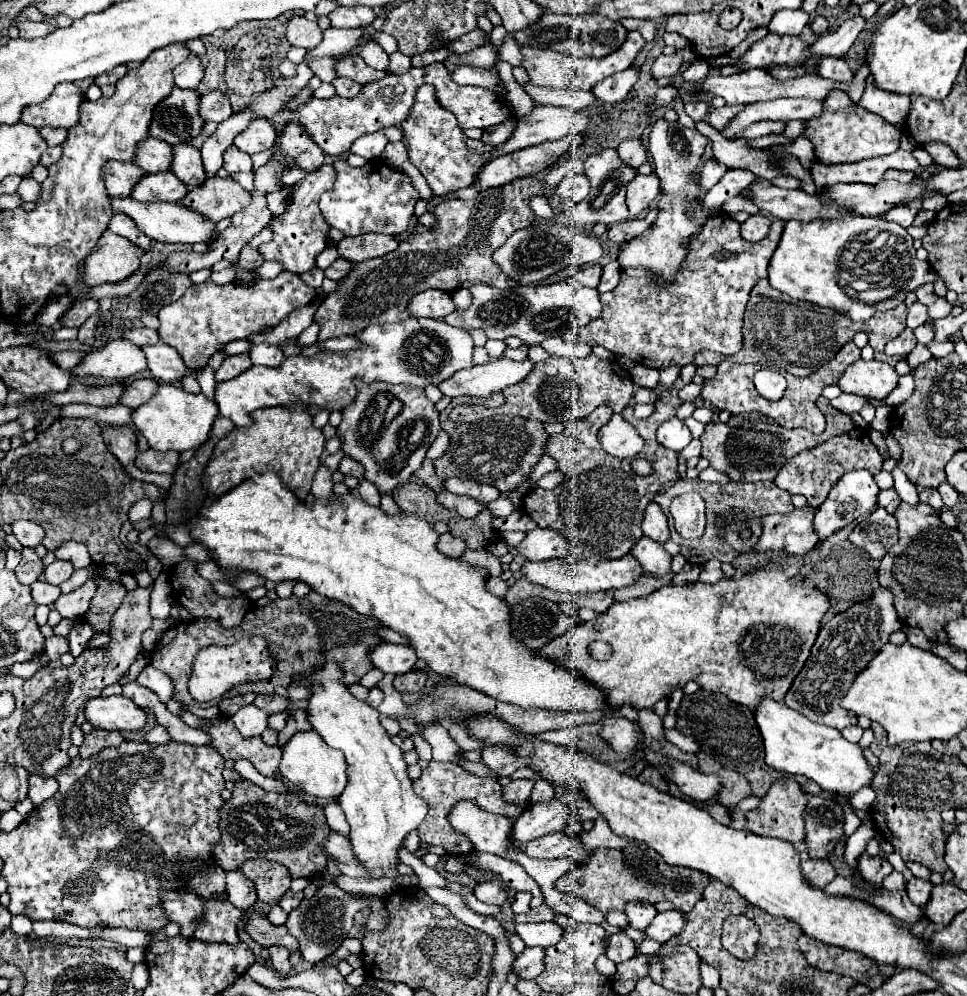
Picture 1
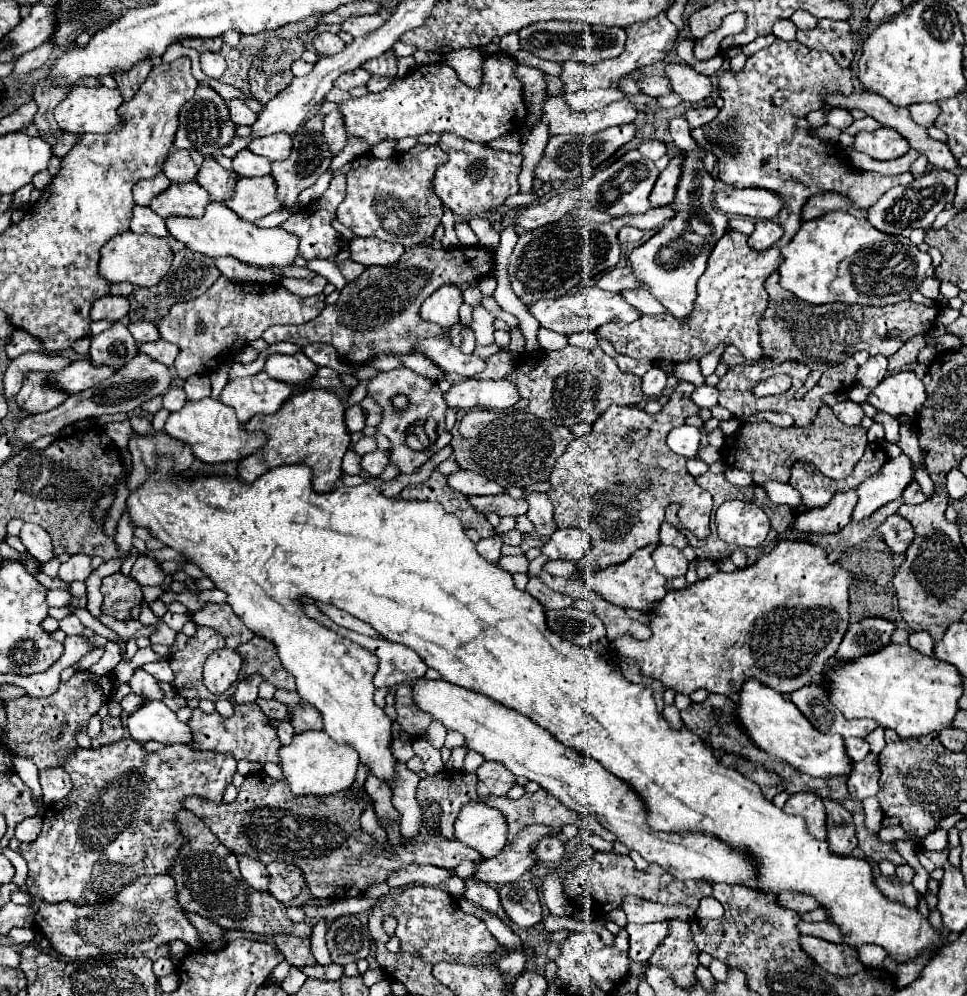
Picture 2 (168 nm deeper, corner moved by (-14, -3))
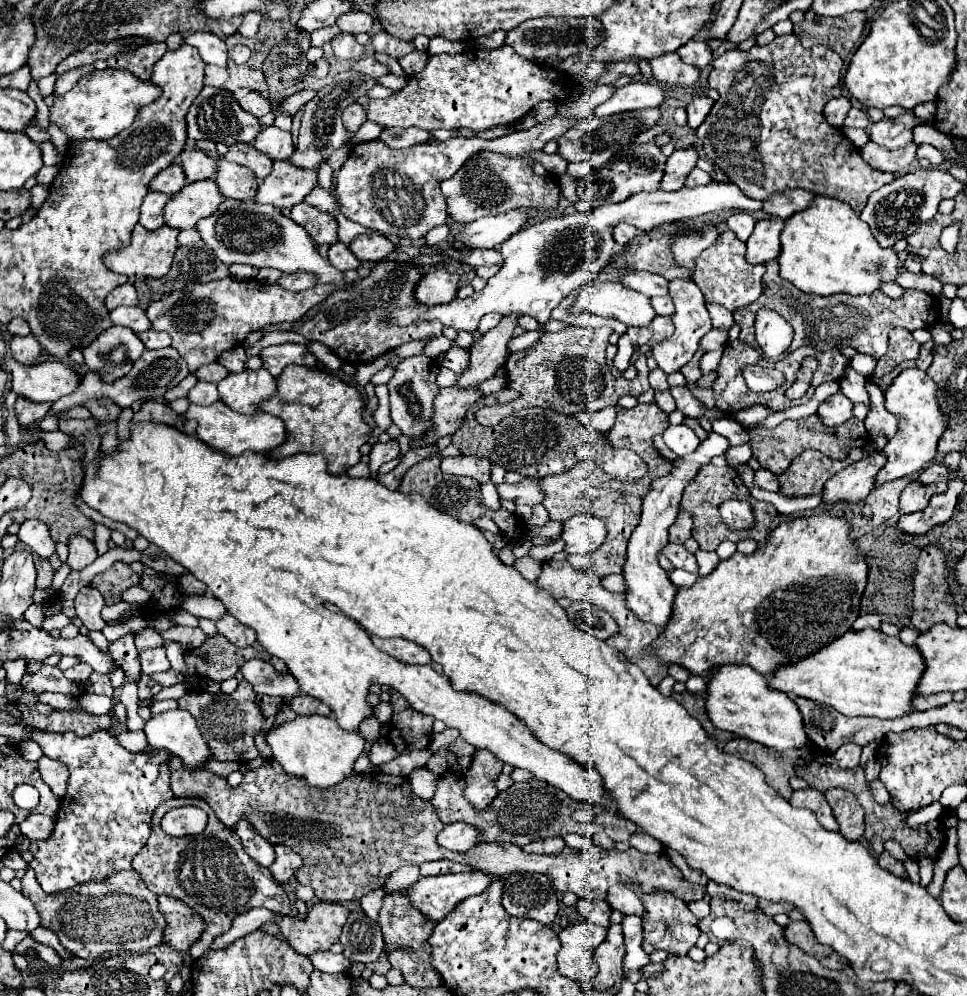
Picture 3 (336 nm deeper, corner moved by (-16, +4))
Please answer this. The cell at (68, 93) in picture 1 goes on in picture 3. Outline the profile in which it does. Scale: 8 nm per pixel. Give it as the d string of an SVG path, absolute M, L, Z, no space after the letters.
M94 70L92 74L84 76L72 90L68 90L62 96L56 96L54 106L50 108L50 120L66 132L70 140L80 138L96 138L96 140L108 140L116 136L120 130L128 128L138 110L142 106L148 106L160 96L160 88L152 82L142 82L134 74L128 74L126 70Z

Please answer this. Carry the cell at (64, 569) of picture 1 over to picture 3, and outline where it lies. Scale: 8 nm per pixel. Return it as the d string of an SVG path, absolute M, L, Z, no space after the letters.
M72 538L68 542L68 550L70 554L68 554L66 564L70 566L70 570L82 570L98 558L94 544L88 542L86 538Z

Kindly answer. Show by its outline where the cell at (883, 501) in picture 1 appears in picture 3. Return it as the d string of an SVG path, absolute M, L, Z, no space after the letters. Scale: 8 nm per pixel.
M932 464L920 472L918 480L920 480L920 484L928 486L928 484L936 484L936 482L946 482L948 476L950 474L948 474L948 468L944 464Z

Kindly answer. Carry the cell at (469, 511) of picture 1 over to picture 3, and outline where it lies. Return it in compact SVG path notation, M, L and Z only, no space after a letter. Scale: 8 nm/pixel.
M526 480L520 484L500 484L500 486L496 486L496 490L502 500L512 500L514 504L534 506L534 504L542 502L542 498L544 498L540 484L536 480Z

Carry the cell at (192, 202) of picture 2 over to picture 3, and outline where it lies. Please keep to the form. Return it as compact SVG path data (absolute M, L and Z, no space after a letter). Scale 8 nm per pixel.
M212 180L190 182L164 206L164 222L178 230L194 228L194 224L212 214L222 200L224 196Z

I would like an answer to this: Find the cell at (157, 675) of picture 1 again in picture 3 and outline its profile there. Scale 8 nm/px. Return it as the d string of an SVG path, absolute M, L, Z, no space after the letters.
M152 648L140 654L142 674L156 674L156 672L168 672L170 662L166 658L166 648Z

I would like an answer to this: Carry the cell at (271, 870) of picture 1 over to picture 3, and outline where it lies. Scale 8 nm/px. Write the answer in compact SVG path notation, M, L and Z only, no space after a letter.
M276 846L276 862L270 866L270 872L276 882L288 884L300 866L302 858L296 852L288 850L286 846Z

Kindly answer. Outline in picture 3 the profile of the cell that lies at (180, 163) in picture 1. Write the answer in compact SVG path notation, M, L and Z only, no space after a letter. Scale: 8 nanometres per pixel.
M224 158L218 160L218 170L214 176L218 190L224 198L234 198L234 200L252 200L252 194L256 192L258 180L252 174L252 170L232 164Z

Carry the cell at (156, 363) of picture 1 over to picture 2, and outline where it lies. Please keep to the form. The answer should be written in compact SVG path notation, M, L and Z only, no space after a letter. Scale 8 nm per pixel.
M158 339L154 343L142 343L142 345L138 345L138 349L140 349L140 353L146 353L148 357L152 357L158 363L164 363L168 367L174 365L174 359L178 355L178 347L168 341L162 341L162 339Z

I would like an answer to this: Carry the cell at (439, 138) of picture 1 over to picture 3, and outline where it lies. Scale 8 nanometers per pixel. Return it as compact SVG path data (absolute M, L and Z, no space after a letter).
M478 152L468 158L468 162L450 178L440 184L442 194L446 196L448 214L452 220L468 224L476 218L508 212L516 206L532 206L536 214L548 212L558 204L560 186L556 178L540 178L532 172L526 158L498 154L498 152Z

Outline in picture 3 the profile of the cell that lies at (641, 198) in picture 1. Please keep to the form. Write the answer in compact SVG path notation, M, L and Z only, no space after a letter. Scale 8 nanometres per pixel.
M694 148L674 150L674 154L666 162L666 170L664 170L664 178L660 182L660 190L680 190L680 188L684 188L686 176L696 166L696 160L698 160L698 154L696 154Z

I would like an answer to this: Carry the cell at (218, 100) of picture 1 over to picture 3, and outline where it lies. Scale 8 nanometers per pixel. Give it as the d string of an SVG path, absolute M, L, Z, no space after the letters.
M248 92L246 96L242 96L242 98L238 100L238 104L240 104L246 112L254 114L256 118L260 118L260 116L264 116L264 114L270 112L270 100L264 98L260 92Z

